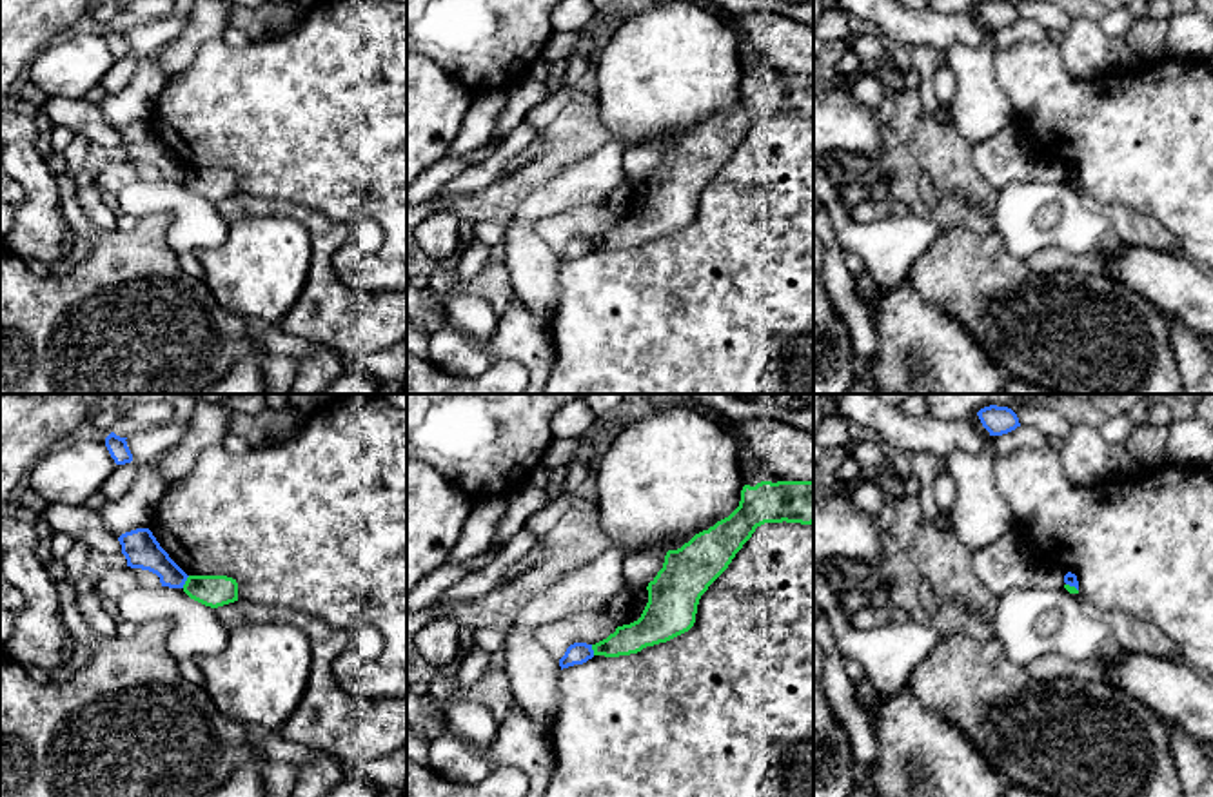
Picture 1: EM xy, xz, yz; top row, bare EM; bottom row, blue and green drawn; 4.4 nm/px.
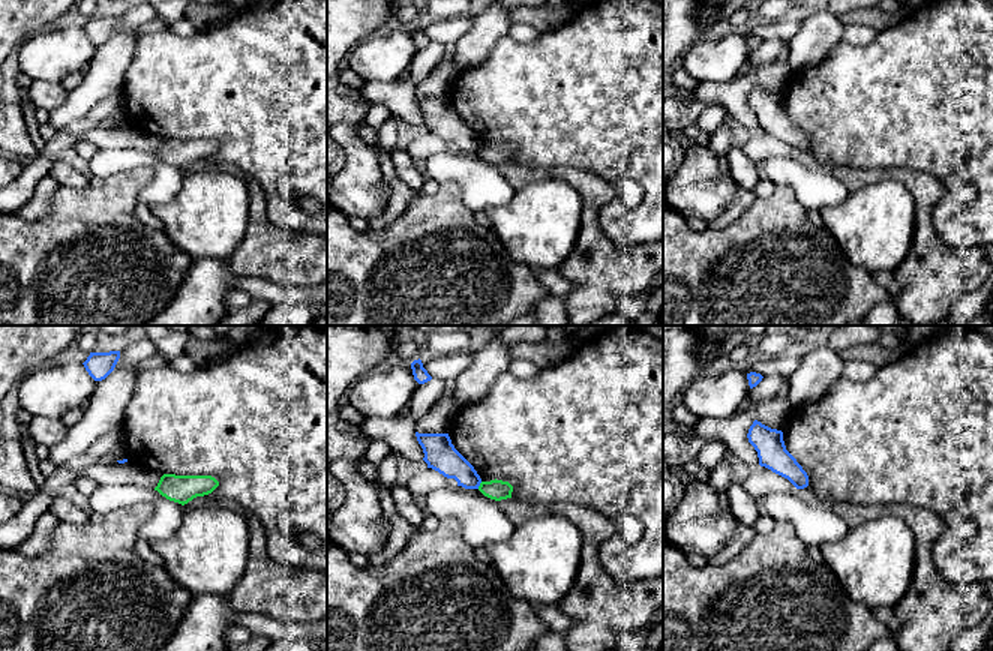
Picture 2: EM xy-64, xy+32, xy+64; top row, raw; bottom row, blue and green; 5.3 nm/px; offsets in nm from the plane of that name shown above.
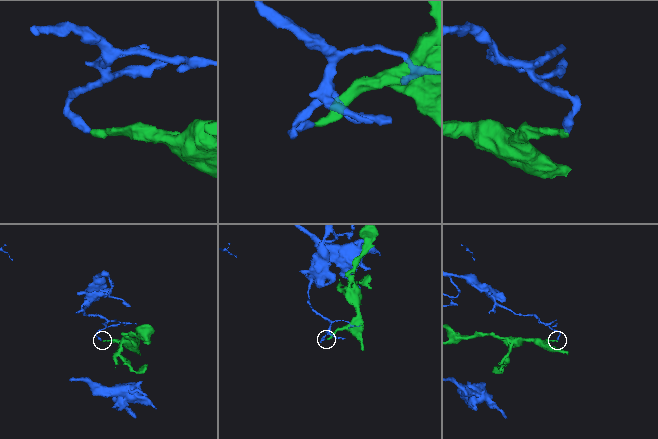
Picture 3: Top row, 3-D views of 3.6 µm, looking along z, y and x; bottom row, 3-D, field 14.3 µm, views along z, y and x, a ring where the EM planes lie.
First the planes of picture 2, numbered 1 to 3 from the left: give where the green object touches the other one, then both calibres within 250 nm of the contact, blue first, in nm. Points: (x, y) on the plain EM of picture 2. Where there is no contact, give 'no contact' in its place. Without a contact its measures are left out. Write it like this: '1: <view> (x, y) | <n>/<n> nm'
1: no contact
2: xy+32 (479, 149) | 160/110 nm
3: no contact

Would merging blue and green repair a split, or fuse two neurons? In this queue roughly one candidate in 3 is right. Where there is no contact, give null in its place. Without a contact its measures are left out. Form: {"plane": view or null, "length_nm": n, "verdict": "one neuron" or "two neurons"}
{"plane": "xy", "length_nm": 70, "verdict": "two neurons"}

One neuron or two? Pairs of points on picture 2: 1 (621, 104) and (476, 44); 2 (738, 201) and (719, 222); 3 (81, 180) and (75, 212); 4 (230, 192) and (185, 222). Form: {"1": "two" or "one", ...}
{"1": "two", "2": "one", "3": "two", "4": "one"}

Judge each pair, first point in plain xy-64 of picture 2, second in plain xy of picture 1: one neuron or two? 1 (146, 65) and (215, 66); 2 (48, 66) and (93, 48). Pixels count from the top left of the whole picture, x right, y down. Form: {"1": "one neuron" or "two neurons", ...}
{"1": "one neuron", "2": "one neuron"}

